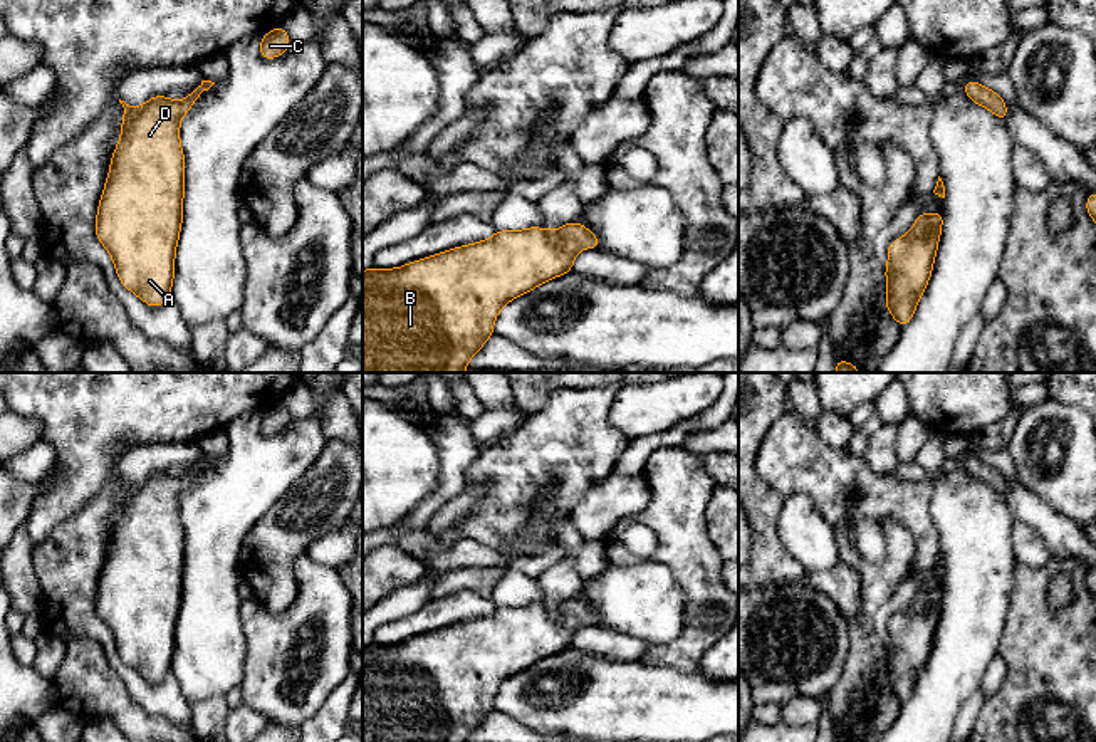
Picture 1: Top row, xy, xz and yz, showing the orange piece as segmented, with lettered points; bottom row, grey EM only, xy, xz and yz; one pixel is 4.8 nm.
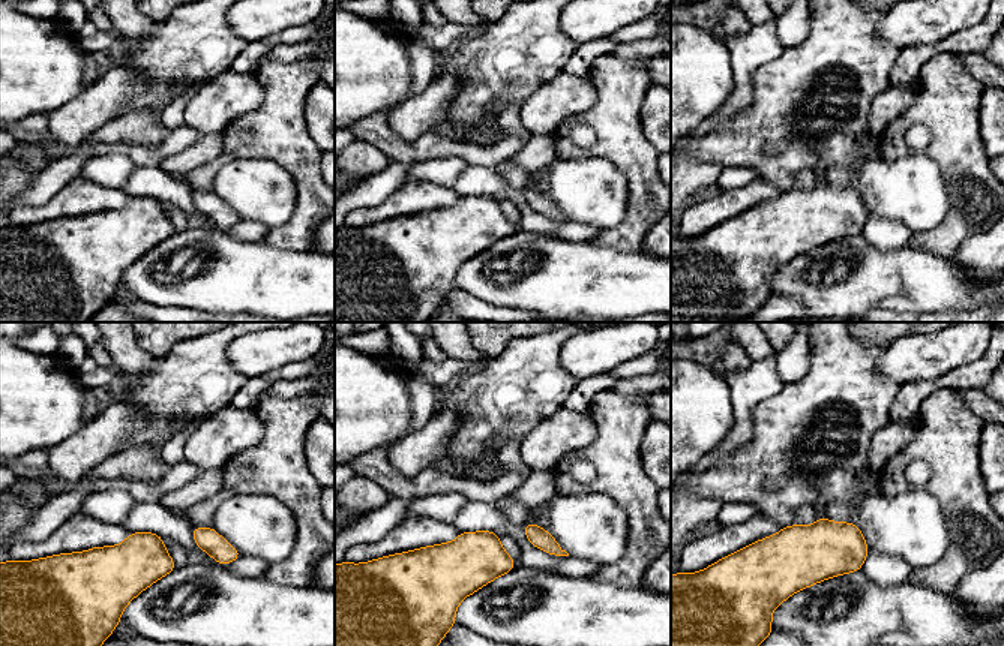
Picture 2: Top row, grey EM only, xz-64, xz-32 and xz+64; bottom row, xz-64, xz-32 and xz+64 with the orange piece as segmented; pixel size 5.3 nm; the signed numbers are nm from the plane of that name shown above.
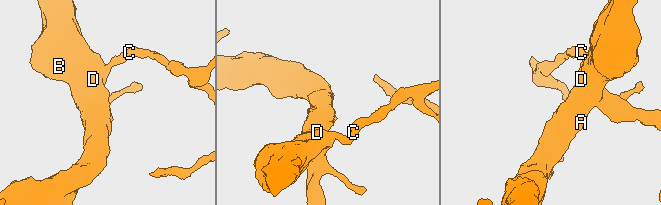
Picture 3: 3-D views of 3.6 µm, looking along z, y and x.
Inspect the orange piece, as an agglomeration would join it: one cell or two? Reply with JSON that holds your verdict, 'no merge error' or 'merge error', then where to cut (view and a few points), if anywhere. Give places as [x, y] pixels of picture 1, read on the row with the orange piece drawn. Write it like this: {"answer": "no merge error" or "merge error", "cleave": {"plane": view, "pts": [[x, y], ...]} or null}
{"answer": "no merge error", "cleave": null}

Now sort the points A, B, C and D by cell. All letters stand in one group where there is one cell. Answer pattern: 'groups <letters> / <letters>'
groups A B C D

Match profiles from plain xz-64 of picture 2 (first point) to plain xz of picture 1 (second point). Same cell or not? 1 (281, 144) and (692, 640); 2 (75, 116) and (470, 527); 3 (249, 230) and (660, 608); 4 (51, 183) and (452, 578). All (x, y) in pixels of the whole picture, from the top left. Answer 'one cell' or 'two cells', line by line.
1: one cell
2: two cells
3: two cells
4: two cells

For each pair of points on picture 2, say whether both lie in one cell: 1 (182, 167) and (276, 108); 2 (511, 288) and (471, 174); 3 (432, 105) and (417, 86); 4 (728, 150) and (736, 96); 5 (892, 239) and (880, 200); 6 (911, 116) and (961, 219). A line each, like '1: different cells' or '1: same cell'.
1: different cells
2: different cells
3: different cells
4: different cells
5: different cells
6: same cell

